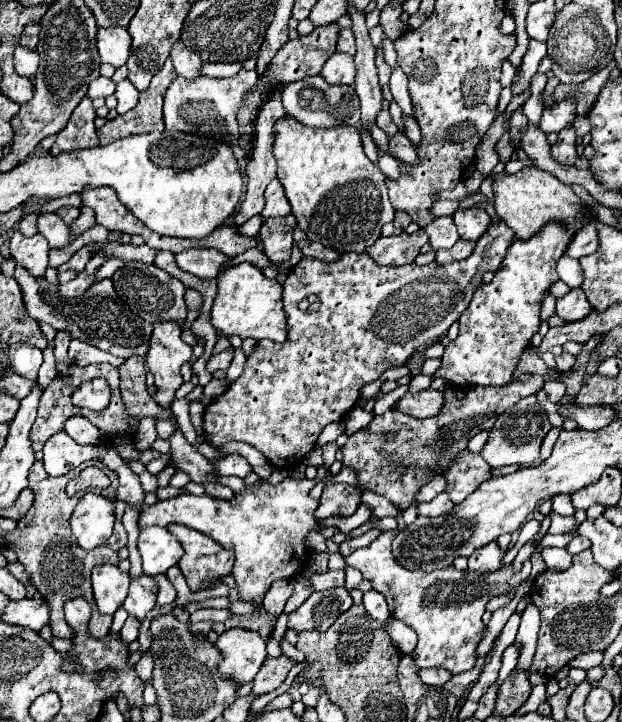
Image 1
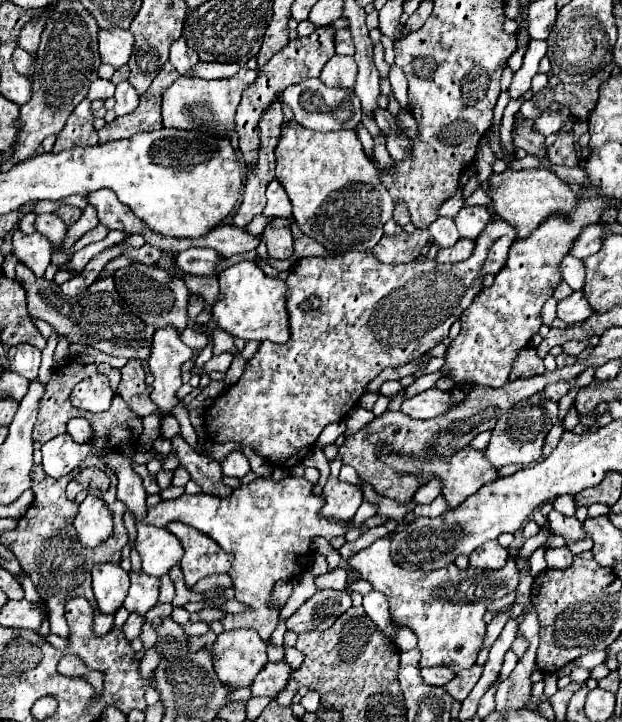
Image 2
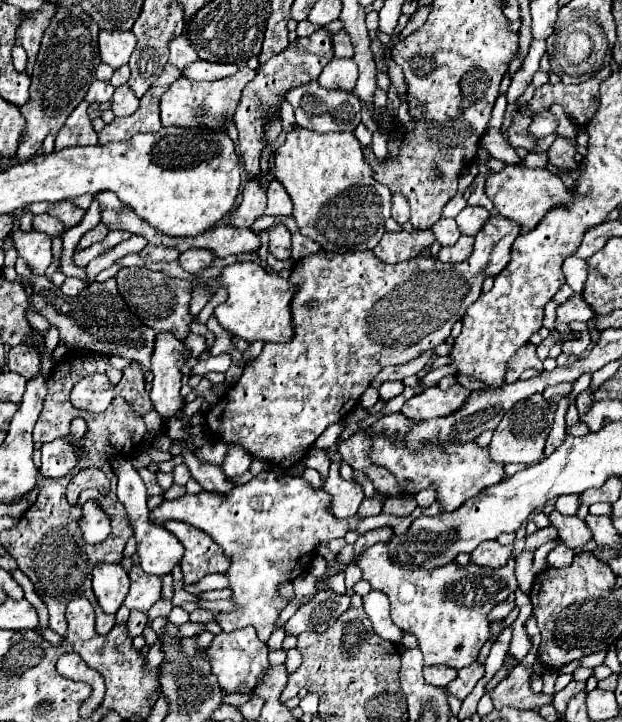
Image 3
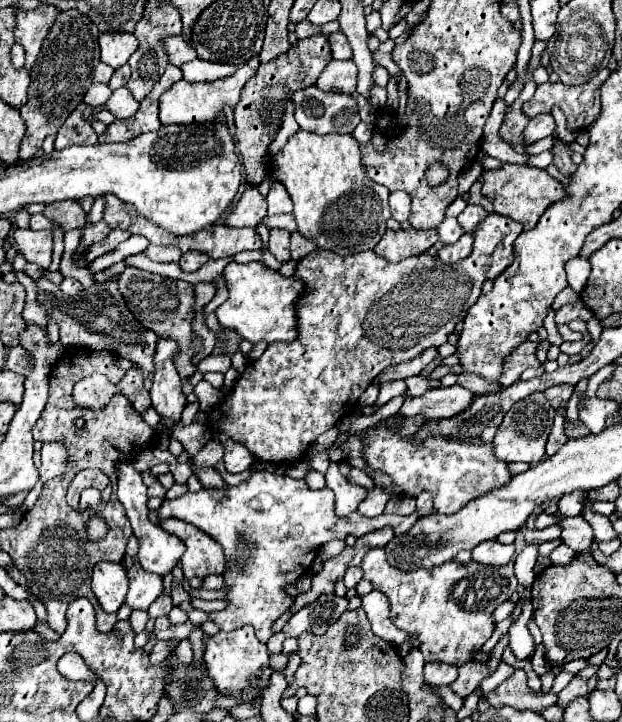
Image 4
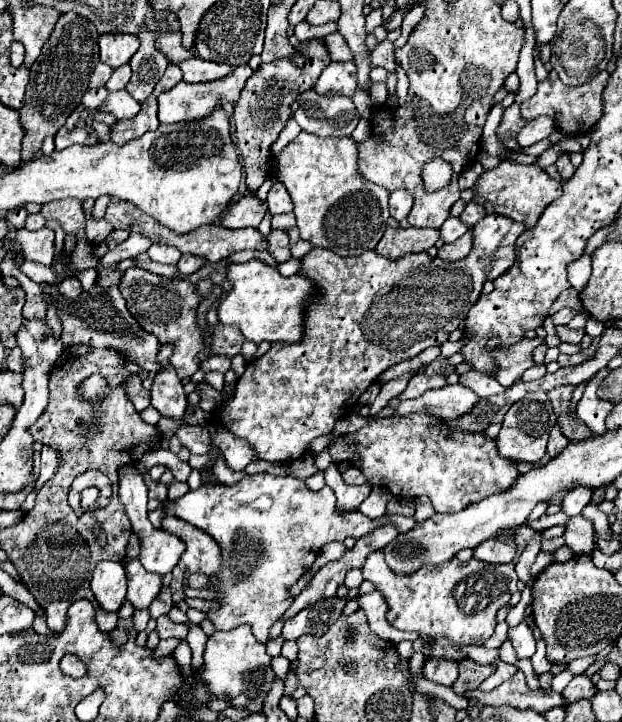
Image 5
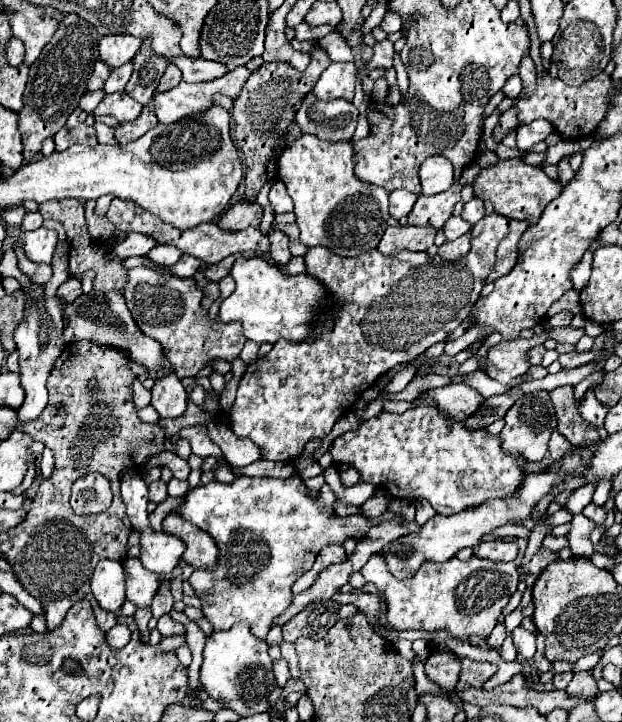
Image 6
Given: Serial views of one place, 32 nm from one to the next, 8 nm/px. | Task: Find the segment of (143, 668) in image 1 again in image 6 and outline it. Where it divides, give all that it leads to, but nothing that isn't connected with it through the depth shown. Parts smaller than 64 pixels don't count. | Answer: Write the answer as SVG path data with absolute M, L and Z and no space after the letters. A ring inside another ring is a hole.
M168 636L168 638L162 638L160 640L160 646L164 648L164 652L176 650L176 648L180 648L184 644L186 644L186 636Z

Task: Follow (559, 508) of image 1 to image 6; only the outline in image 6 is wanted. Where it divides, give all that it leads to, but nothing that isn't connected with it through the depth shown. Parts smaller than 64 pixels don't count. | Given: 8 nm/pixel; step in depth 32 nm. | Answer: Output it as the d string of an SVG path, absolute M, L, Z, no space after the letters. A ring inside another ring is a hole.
M586 484L586 486L578 488L578 490L574 490L572 496L570 496L568 502L566 502L566 508L568 508L572 514L582 512L582 508L584 508L588 502L592 502L594 490L596 490L596 484Z

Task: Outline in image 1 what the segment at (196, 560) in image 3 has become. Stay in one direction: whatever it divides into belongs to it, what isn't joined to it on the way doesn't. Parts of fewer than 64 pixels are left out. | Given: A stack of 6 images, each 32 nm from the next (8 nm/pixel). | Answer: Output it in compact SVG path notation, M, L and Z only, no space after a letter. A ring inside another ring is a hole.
M170 524L168 530L184 546L184 556L180 560L180 570L186 576L190 590L200 590L204 580L220 578L230 574L234 564L234 554L226 548L220 548L210 536L186 528L182 524Z

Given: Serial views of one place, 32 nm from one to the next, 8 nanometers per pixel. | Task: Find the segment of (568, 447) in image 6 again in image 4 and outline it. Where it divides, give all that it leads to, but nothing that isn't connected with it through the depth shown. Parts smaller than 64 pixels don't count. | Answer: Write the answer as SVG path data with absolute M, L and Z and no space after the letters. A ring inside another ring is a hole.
M562 406L555 414L554 428L552 428L548 444L546 444L546 456L554 456L558 452L558 448L568 440L568 436L564 434L565 412L566 408Z

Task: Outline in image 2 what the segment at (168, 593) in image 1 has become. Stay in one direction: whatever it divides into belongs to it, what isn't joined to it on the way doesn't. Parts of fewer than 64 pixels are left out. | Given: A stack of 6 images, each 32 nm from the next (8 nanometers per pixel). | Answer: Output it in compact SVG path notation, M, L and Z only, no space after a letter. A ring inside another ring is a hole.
M168 574L160 578L162 586L160 586L160 602L172 602L175 596L175 589L172 580Z

